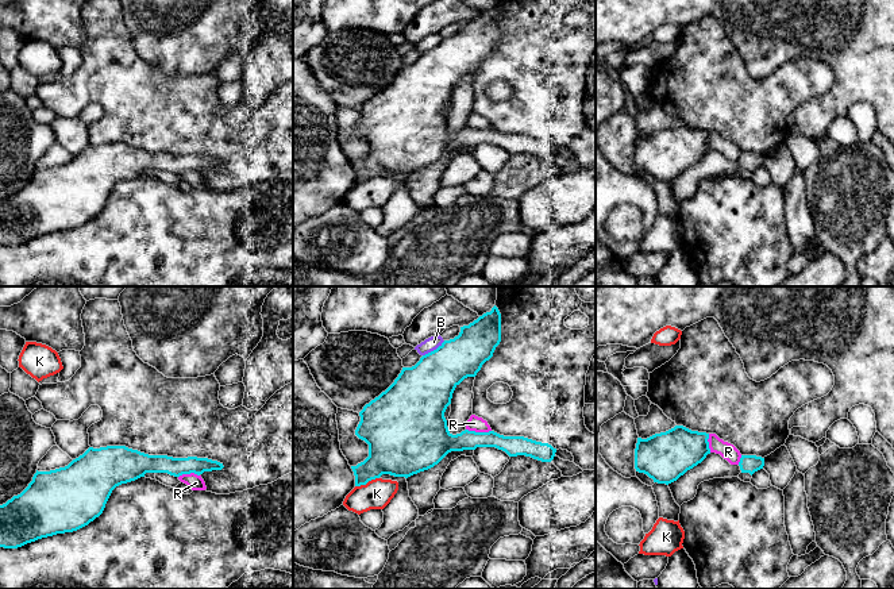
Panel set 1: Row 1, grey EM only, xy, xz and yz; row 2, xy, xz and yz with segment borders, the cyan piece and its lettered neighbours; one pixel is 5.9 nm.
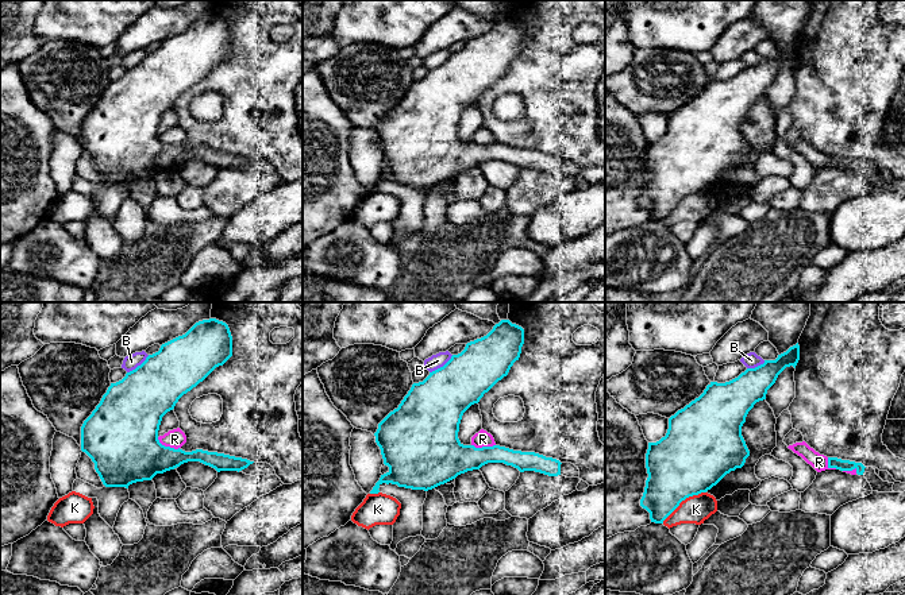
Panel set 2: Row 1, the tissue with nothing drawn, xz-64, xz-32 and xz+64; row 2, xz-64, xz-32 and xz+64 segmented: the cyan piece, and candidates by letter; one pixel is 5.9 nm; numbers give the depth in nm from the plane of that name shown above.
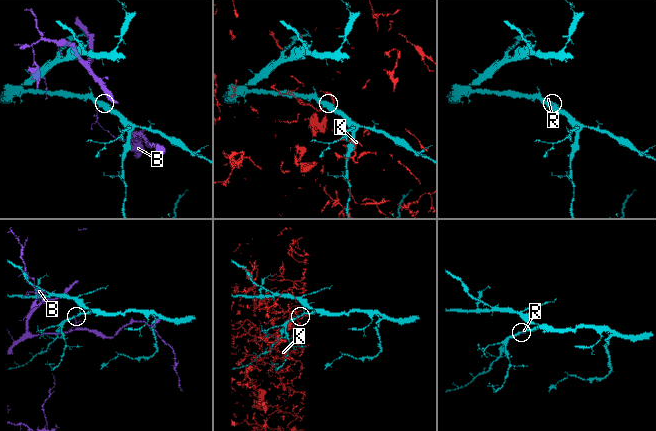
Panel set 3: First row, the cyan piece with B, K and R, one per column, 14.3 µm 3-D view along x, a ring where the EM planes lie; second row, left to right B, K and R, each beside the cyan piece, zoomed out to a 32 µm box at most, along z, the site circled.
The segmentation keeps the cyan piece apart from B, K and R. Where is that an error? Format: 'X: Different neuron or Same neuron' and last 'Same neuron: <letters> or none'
B: Different neuron
K: Different neuron
R: Different neuron
Same neuron: none

